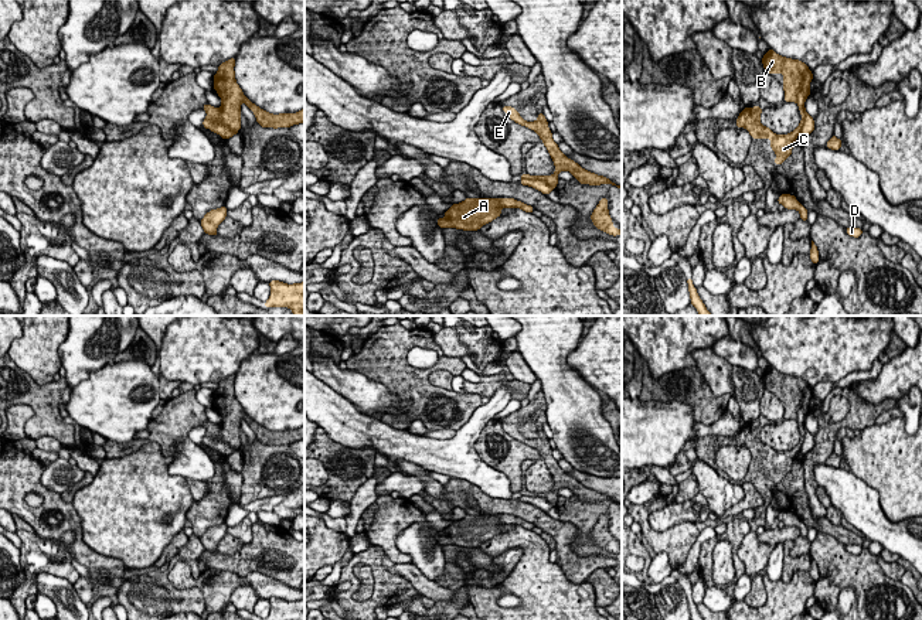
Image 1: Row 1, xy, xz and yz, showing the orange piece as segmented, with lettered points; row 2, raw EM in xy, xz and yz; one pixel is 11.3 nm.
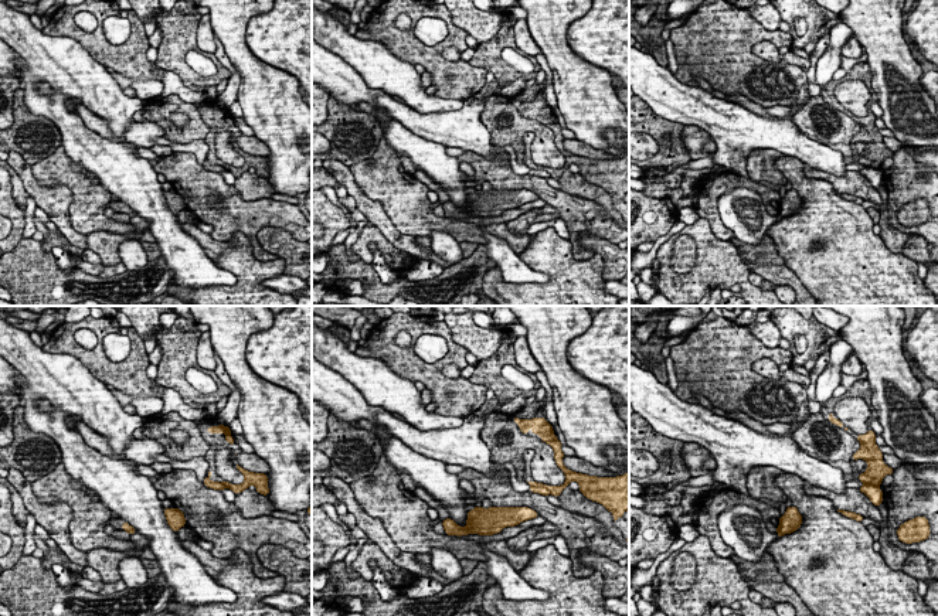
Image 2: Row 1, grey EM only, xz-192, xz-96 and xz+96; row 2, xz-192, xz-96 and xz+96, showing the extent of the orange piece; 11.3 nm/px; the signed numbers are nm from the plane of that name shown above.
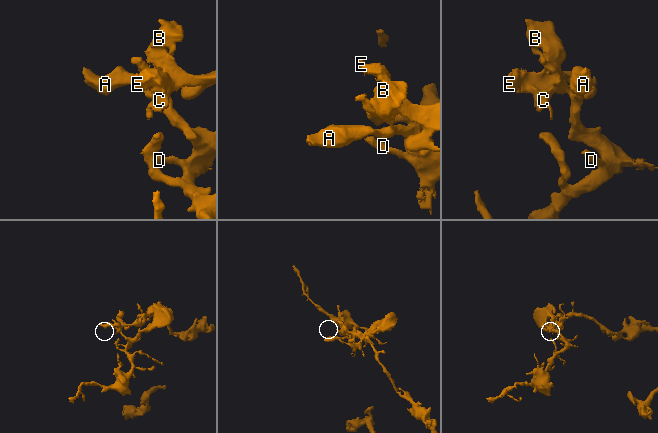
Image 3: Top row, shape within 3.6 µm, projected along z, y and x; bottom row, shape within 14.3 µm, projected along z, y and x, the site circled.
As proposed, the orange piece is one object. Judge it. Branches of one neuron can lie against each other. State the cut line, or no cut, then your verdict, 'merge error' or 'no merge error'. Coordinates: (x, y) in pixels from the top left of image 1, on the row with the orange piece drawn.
cut xy (218, 109), (220, 116), (214, 121), (223, 122), (237, 132); merge error

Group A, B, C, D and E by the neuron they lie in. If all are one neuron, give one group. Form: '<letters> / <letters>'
A D / B C E

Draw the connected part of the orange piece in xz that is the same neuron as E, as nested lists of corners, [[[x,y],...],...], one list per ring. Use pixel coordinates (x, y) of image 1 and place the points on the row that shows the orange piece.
[[[503,105],[503,110],[506,112],[506,115],[514,120],[516,123],[525,126],[531,130],[534,130],[540,139],[542,140],[544,146],[547,147],[554,166],[555,166],[555,173],[551,176],[530,176],[530,174],[520,174],[521,178],[527,178],[527,180],[542,180],[545,181],[548,185],[551,185],[552,188],[557,187],[558,184],[558,173],[559,171],[569,171],[574,178],[576,178],[581,184],[589,184],[589,185],[601,185],[601,184],[612,184],[616,185],[613,181],[610,181],[609,178],[603,177],[603,176],[598,176],[595,173],[591,173],[585,168],[582,168],[578,163],[575,163],[574,160],[568,159],[559,149],[558,144],[554,142],[552,139],[552,133],[548,129],[548,122],[544,116],[544,113],[538,113],[538,119],[535,122],[527,122],[524,120],[520,113],[511,108],[511,106],[506,106]]]

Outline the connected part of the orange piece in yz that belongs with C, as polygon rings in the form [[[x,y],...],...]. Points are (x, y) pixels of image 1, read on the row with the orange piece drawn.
[[[770,48],[763,54],[762,64],[765,72],[783,75],[785,102],[796,102],[799,105],[800,125],[792,133],[776,134],[769,127],[761,125],[761,106],[746,106],[739,112],[736,127],[746,129],[752,139],[769,139],[770,147],[776,154],[775,164],[779,166],[792,154],[793,143],[802,132],[807,113],[804,101],[812,93],[810,82],[813,74],[804,62],[782,57]]]

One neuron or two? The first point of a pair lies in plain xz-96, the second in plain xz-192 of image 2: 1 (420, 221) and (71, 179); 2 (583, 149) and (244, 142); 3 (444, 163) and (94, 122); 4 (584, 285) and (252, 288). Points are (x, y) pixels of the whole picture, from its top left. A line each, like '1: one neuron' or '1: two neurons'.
1: one neuron
2: one neuron
3: two neurons
4: one neuron

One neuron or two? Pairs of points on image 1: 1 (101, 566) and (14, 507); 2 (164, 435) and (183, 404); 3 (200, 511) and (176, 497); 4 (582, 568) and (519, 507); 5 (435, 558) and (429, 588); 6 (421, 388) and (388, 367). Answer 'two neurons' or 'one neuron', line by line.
1: one neuron
2: one neuron
3: two neurons
4: one neuron
5: two neurons
6: one neuron

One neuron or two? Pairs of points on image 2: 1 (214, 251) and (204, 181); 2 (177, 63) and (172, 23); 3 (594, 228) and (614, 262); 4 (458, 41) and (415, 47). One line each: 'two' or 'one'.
1: two
2: one
3: two
4: one

